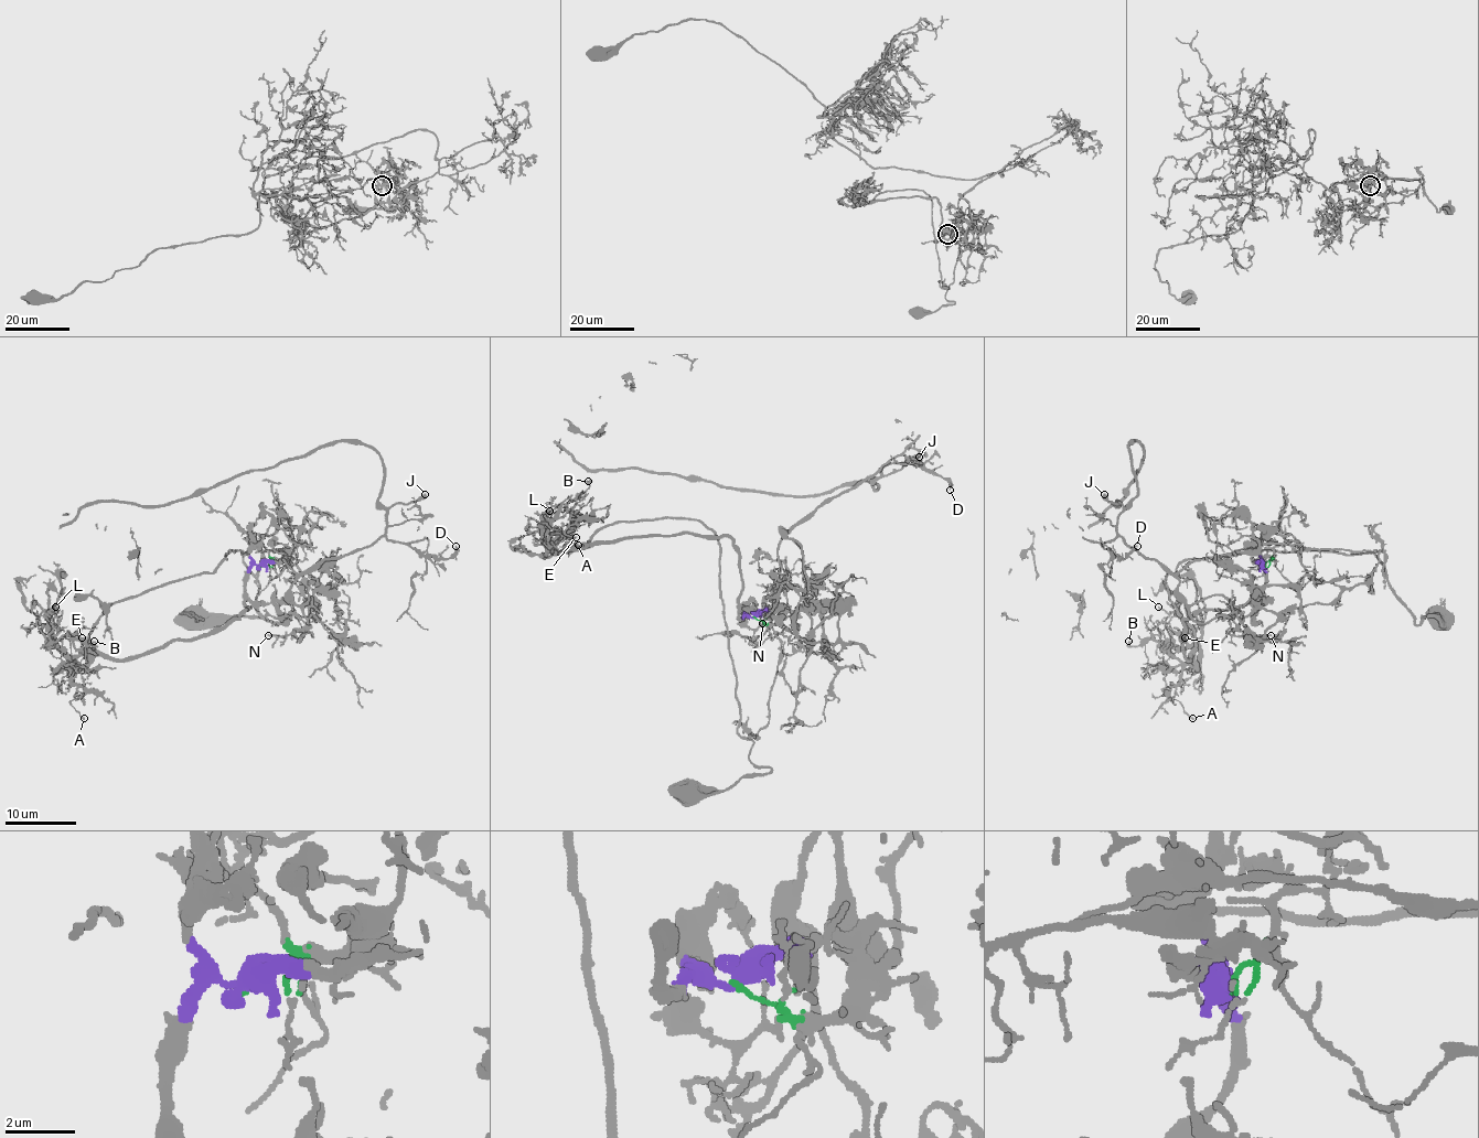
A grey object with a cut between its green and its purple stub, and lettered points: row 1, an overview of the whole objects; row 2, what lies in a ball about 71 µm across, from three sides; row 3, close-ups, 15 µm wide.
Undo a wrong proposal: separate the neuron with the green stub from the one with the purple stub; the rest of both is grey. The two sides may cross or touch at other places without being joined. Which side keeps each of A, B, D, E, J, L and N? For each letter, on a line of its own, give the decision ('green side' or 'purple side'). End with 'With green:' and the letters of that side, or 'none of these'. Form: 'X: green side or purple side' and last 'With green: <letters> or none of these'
A: purple side
B: purple side
D: green side
E: purple side
J: green side
L: purple side
N: green side
With green: D, J, N

